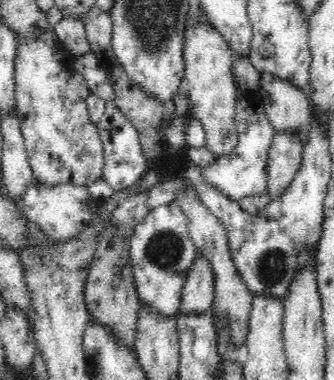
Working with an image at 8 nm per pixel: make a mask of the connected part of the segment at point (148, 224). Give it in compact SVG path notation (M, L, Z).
M175 202L149 212L134 227L130 238L130 263L141 305L158 311L158 315L176 316L181 308L181 292L190 265L197 256L197 248L189 235L188 219Z

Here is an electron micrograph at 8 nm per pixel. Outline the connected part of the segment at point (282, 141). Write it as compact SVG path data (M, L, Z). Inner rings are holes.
M276 131L266 166L268 194L280 198L297 175L305 144L294 131Z

